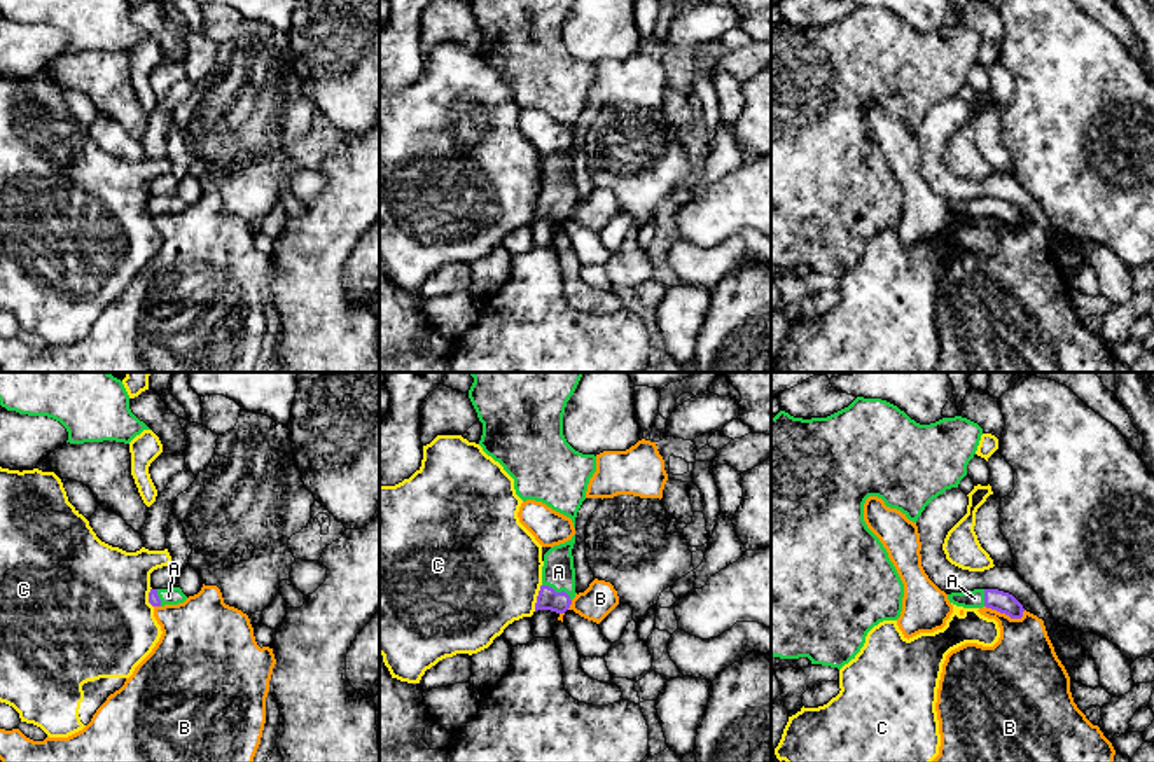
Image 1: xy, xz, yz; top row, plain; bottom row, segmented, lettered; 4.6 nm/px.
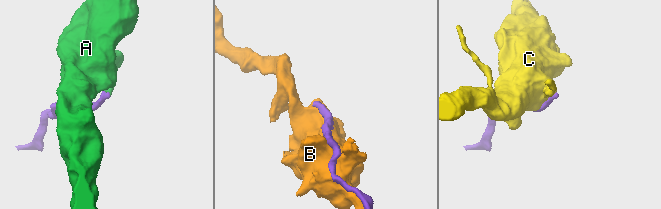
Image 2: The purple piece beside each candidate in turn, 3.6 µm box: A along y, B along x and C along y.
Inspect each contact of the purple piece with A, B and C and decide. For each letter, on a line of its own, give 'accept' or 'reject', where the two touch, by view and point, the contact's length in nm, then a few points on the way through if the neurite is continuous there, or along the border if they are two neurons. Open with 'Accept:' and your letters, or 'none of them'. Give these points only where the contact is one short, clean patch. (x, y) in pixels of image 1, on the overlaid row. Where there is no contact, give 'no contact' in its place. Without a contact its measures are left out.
Accept: A
A: accept; meets purple in xz at (558, 593); contact 150 nm long; runs through xz (548, 598), (558, 593), (558, 572)
B: reject; meets purple in yz at (1006, 614); contact 190 nm long
C: reject; meets purple in xz at (537, 598); contact 130 nm long

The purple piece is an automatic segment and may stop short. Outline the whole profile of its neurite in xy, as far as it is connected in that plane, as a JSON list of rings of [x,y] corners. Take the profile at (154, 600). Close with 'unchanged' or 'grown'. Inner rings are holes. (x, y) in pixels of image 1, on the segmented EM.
[[[180,587],[171,589],[150,589],[149,603],[152,606],[164,606],[164,605],[178,605],[184,603],[187,596],[182,592]]] | grown

